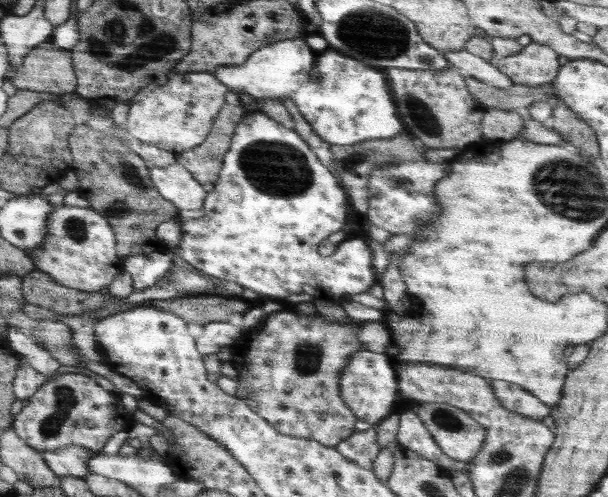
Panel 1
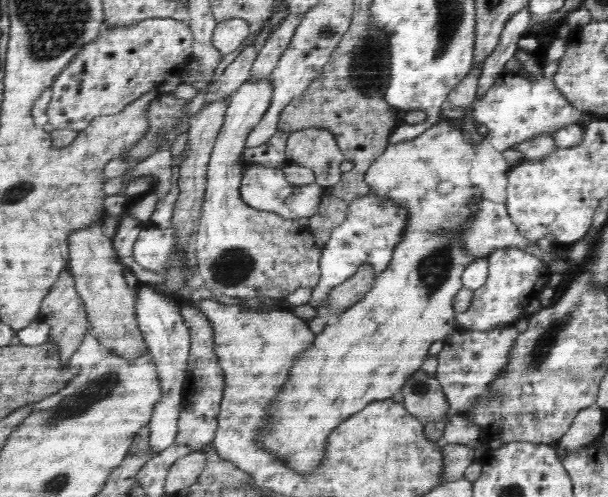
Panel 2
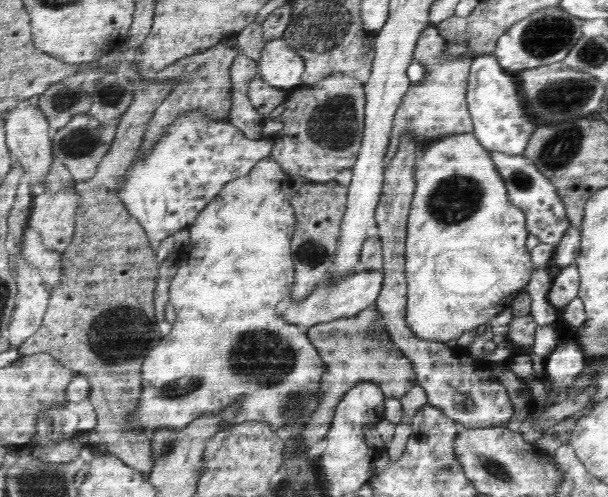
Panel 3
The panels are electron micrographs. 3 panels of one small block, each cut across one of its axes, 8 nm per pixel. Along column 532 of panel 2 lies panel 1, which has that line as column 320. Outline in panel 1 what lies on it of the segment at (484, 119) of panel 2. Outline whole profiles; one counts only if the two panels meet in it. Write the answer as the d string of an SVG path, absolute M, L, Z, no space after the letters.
M302 36L263 46L243 63L218 68L213 76L237 95L292 101L312 130L329 145L388 139L402 131L406 133L384 70L370 67L336 50L317 54Z

